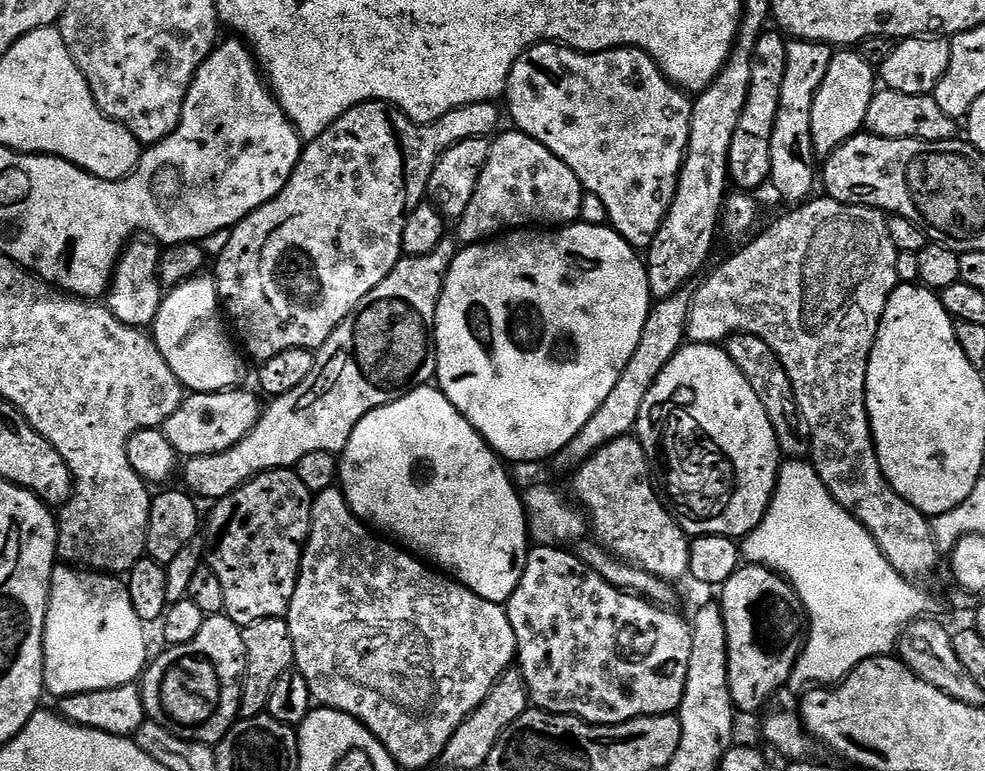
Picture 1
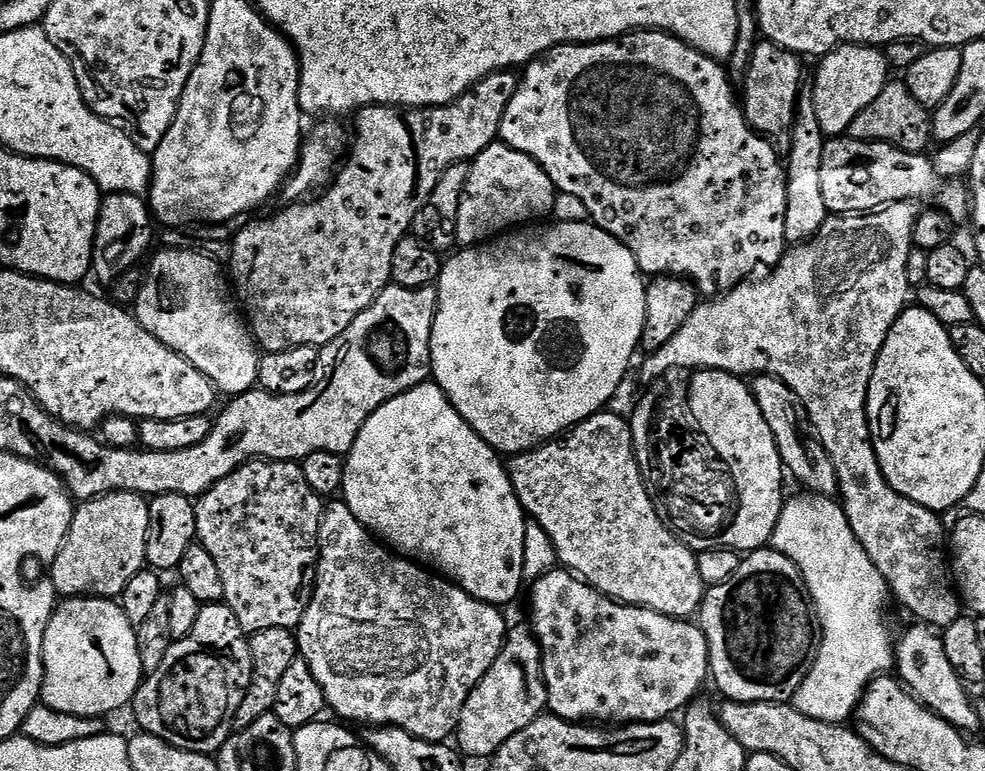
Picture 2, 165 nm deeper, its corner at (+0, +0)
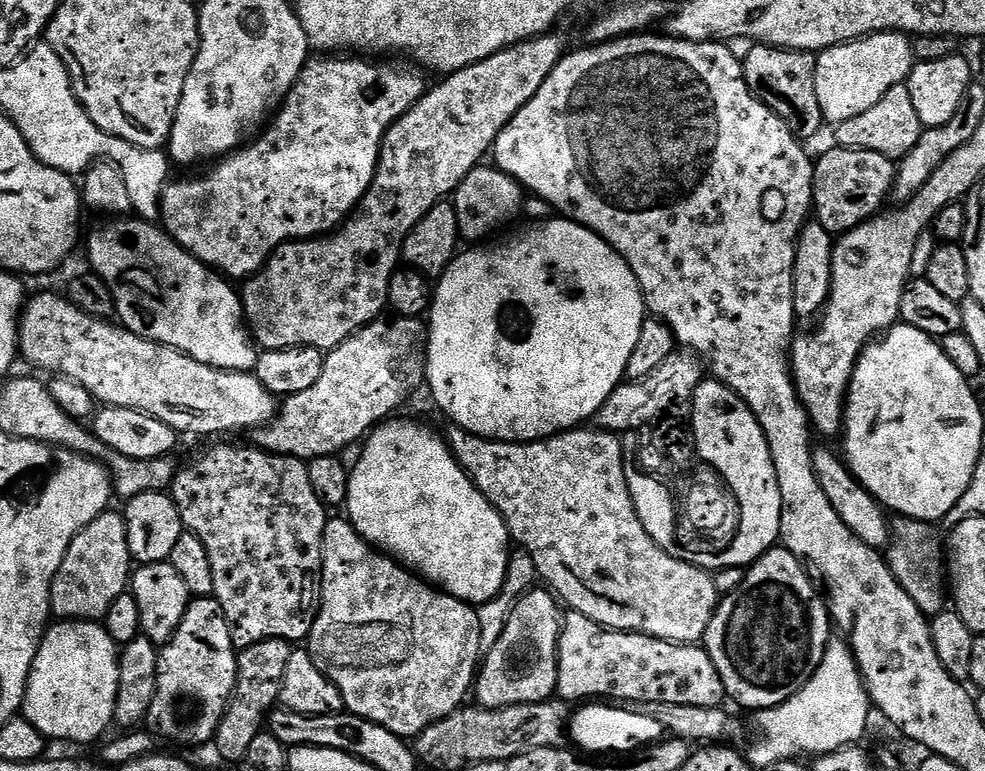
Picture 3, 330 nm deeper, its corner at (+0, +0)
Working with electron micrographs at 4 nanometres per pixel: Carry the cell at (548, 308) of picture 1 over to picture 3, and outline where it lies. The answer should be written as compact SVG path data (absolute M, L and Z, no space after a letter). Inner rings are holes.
M549 218L543 222L533 223L532 228L528 228L525 232L520 232L517 236L512 236L509 240L504 240L501 244L492 244L489 248L480 248L484 246L472 246L469 252L461 251L459 255L453 259L452 263L440 273L438 283L434 288L434 295L430 305L430 311L427 313L426 327L428 329L428 363L426 365L426 388L432 391L432 396L436 399L436 404L449 416L453 421L453 425L459 426L466 432L472 432L475 436L482 436L485 440L503 440L505 442L531 442L533 440L547 440L549 436L556 436L559 432L567 432L574 428L579 428L585 422L591 421L596 415L596 411L602 406L602 402L606 402L606 398L610 398L612 391L618 387L625 379L628 371L628 363L630 362L630 354L634 354L634 345L638 342L638 334L642 334L642 326L646 319L646 309L644 306L644 291L640 288L638 278L630 270L630 266L621 256L616 253L608 243L605 242L597 232L592 232L589 228L584 228L575 220L567 218Z

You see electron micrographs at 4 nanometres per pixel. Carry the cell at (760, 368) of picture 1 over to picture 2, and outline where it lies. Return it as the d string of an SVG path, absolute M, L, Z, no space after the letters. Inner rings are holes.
M757 374L751 377L750 387L754 402L758 402L758 410L762 410L762 418L766 418L766 426L770 426L770 434L774 434L774 442L780 451L780 461L784 463L787 475L792 476L801 484L801 489L814 496L835 497L840 491L838 474L834 474L834 462L818 447L815 439L800 436L800 420L802 424L802 409L800 400L786 386L786 382L777 376Z

